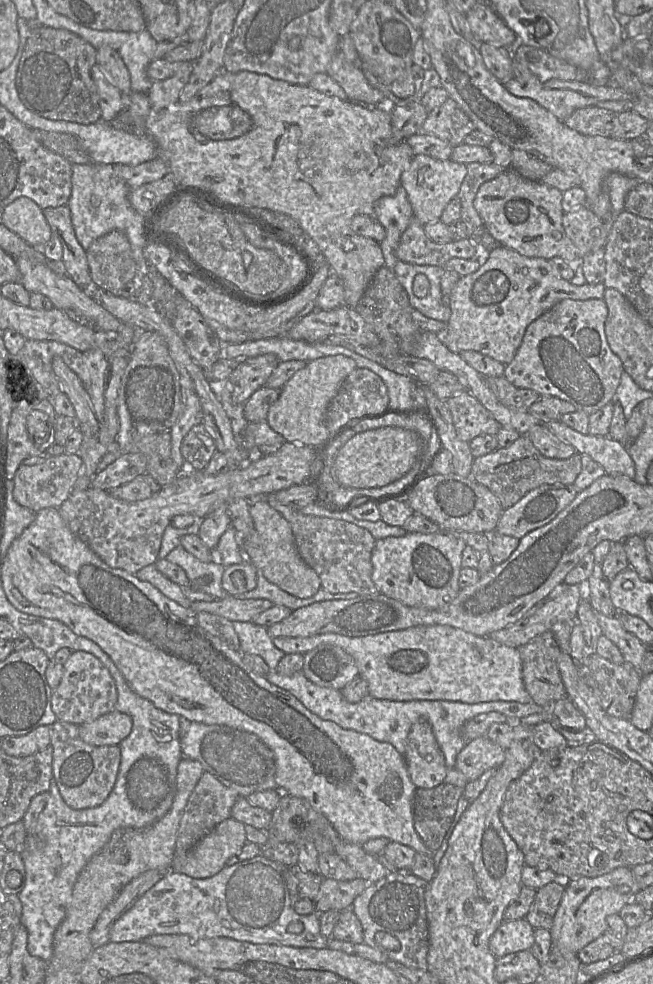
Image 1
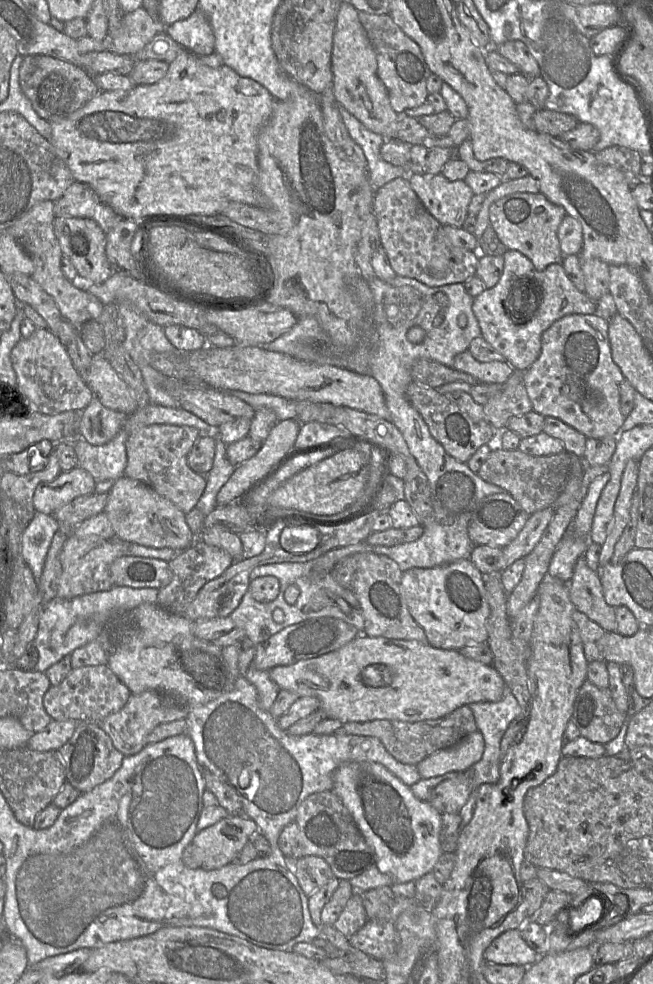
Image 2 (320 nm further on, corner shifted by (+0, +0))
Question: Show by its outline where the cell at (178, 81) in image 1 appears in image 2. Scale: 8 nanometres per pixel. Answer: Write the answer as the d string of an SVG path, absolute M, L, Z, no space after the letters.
M197 9L188 18L165 26L165 32L185 50L196 56L214 52L215 36L205 14Z

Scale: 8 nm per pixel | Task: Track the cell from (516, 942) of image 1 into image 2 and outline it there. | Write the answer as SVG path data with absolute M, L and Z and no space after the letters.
M519 929L503 932L484 951L487 963L513 964L523 967L533 965L539 956L523 939Z

